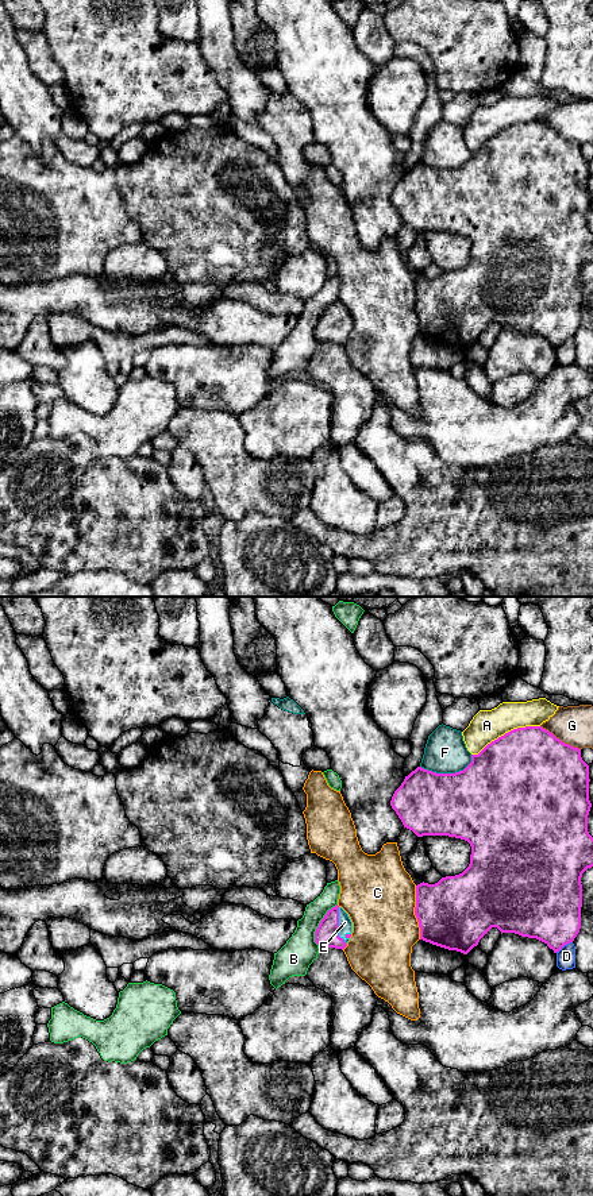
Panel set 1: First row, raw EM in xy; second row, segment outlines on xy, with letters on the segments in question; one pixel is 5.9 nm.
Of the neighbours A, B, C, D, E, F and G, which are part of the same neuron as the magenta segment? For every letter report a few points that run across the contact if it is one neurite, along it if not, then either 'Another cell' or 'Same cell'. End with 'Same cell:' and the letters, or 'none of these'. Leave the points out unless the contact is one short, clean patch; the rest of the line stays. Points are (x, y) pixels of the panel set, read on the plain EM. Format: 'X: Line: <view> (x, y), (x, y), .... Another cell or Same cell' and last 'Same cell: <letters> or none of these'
A: Another cell
B: Another cell
C: Another cell
D: Another cell
E: Same cell
F: Another cell
G: Another cell
Same cell: E

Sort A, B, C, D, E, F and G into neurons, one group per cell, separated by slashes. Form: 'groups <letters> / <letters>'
groups A / B / C / D / E / F / G

